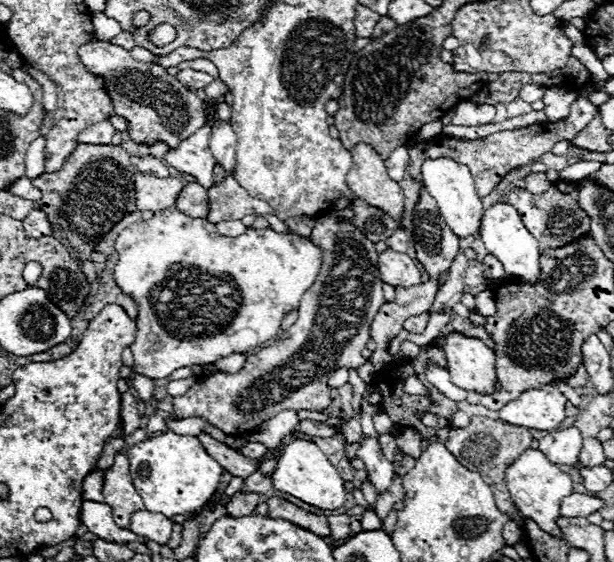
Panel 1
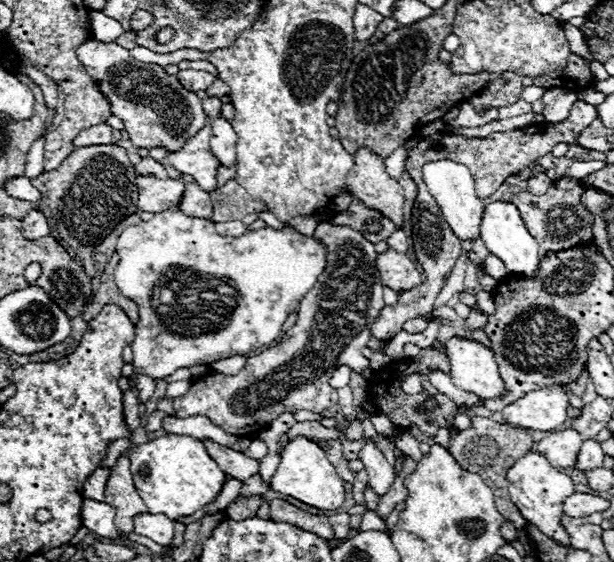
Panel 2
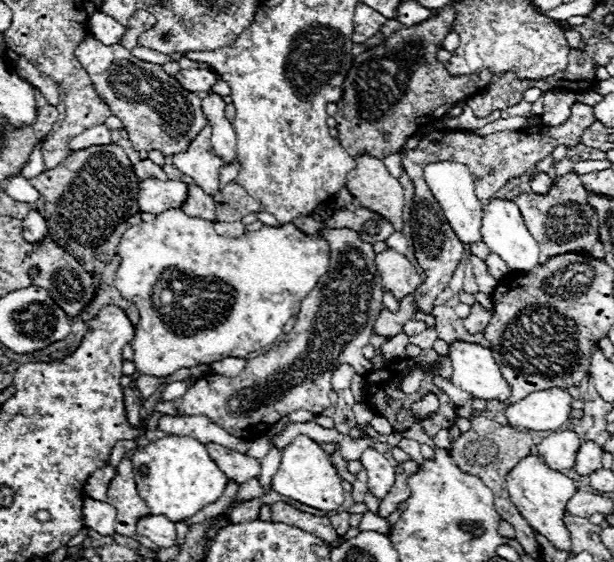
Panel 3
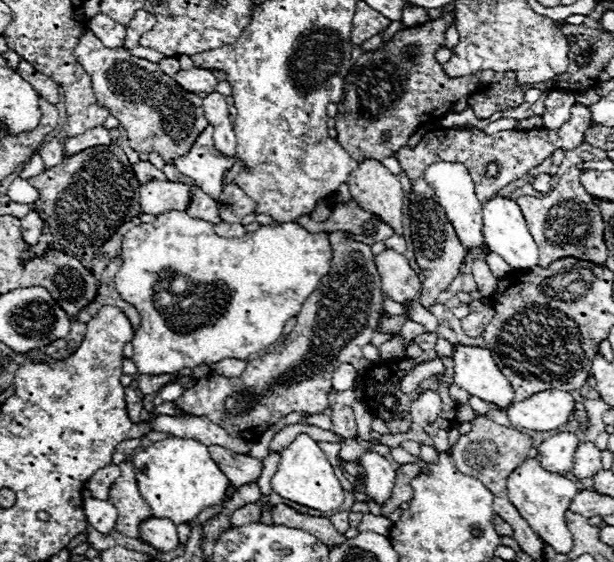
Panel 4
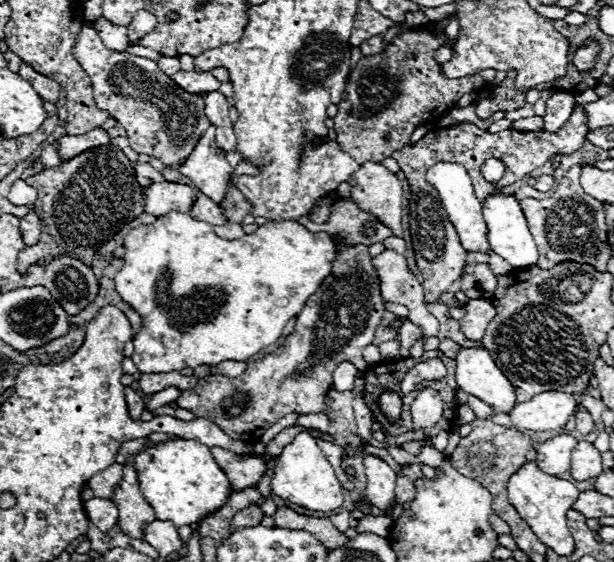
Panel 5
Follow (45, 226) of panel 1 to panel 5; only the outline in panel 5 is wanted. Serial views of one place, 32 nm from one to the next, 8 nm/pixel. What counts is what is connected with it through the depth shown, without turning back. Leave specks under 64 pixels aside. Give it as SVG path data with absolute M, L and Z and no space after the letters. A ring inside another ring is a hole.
M30 210L24 218L20 218L20 232L26 246L38 244L40 234L42 234L42 220Z

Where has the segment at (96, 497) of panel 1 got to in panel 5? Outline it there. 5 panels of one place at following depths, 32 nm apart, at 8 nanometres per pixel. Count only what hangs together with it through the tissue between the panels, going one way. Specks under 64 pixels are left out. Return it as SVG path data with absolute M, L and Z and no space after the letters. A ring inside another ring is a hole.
M112 464L106 470L102 470L96 476L92 476L88 480L88 486L94 490L94 494L98 498L112 498L116 486L122 480L122 474L124 474L124 466L122 464Z

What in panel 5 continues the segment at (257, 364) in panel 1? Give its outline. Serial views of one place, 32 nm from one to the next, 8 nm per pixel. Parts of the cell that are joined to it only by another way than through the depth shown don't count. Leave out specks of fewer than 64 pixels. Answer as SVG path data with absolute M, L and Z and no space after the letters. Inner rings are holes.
M336 244L336 254L332 274L304 304L302 312L296 316L294 332L276 352L262 360L248 362L246 372L238 378L210 374L198 380L194 388L180 394L176 400L178 406L198 418L214 420L214 424L234 440L258 442L272 424L290 412L324 412L332 372L340 362L352 362L358 370L366 372L368 364L362 358L362 350L374 342L386 312L378 274L372 266L368 246L364 244L350 248Z

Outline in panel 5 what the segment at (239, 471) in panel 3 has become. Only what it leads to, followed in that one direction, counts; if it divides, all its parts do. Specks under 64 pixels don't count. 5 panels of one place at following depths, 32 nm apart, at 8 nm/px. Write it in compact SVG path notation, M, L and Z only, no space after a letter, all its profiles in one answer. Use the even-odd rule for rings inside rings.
M210 448L212 456L218 460L220 468L230 476L230 484L234 490L242 492L242 488L258 488L266 472L266 462L252 456L240 456L224 448Z

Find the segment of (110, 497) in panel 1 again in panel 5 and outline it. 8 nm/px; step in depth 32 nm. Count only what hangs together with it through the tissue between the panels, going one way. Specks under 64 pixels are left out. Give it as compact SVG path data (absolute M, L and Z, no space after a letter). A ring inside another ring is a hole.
M124 464L124 476L112 500L120 512L118 524L122 532L132 538L144 538L144 526L154 522L156 514L140 492L138 474L132 464Z

